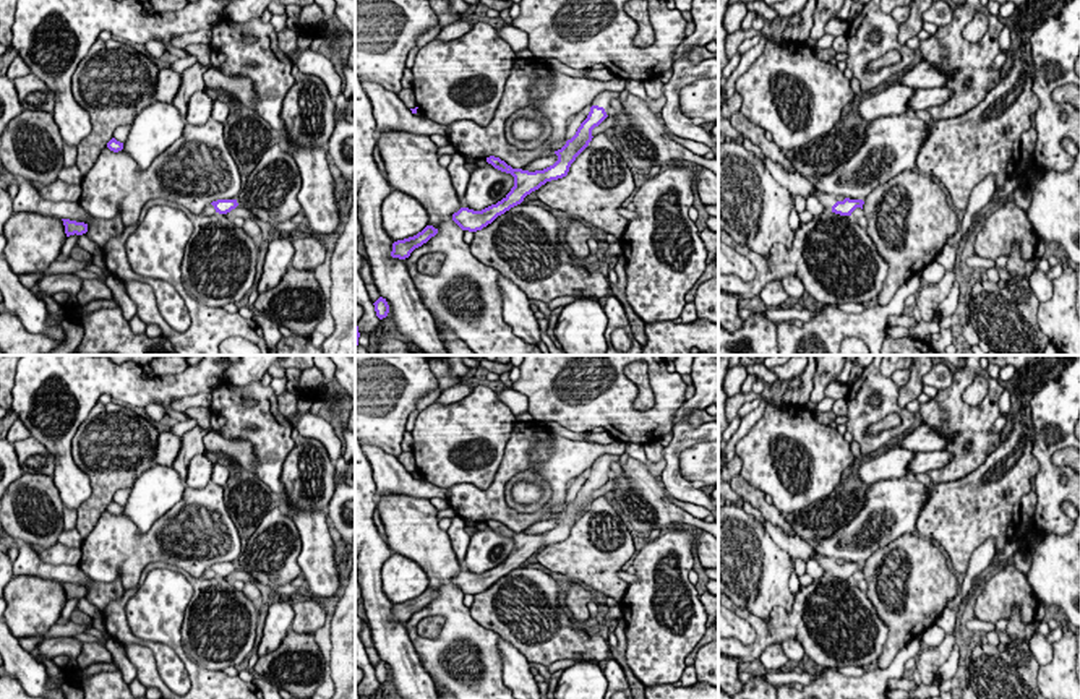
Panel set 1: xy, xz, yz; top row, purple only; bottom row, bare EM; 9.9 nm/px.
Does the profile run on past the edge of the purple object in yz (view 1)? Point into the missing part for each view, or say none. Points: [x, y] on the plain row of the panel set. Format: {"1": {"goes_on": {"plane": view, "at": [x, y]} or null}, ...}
{"1": {"goes_on": {"plane": "yz", "at": [797, 547]}}}

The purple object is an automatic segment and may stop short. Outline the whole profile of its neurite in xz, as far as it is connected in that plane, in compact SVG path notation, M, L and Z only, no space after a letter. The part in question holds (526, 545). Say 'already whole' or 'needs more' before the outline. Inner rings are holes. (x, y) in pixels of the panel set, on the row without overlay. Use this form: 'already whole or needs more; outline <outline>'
needs more; outline M603 454L592 464L587 482L581 487L576 498L566 504L566 508L555 514L558 524L543 534L522 534L512 532L499 521L490 519L486 525L495 532L511 537L514 540L514 550L511 555L496 568L491 568L482 574L461 571L452 577L452 584L469 595L477 595L491 587L498 579L504 577L511 571L521 568L527 558L538 553L542 548L551 543L558 543L568 538L571 527L592 504L592 493L598 490L608 478L606 474L611 470L611 464L618 462L619 456Z

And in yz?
needs more; outline M743 500L743 509L752 514L759 522L762 522L772 540L782 550L788 551L793 560L799 558L803 561L808 561L809 558L816 558L817 563L824 568L825 576L835 576L840 579L851 579L851 576L856 571L863 572L864 568L863 563L845 561L843 564L838 564L835 558L816 555L814 547L811 547L806 540L803 540L798 535L796 537L786 535L780 527L767 522L762 517L762 514L756 508L752 508L746 500Z

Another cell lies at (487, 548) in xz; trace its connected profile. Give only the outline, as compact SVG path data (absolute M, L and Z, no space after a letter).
M486 525L485 530L470 535L464 563L469 572L482 574L506 561L512 550L514 540L511 537L501 535Z

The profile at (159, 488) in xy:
M156 464L136 478L122 514L138 527L139 534L146 534L182 500L185 487L172 465Z

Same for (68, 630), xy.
M68 620L65 624L55 623L49 629L47 637L75 637L78 634L86 633L89 628L92 628L92 624L81 626Z

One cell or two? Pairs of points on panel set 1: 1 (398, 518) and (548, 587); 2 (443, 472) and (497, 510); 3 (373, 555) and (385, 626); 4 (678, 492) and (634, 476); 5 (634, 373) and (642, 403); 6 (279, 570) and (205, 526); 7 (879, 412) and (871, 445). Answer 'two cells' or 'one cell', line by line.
1: two cells
2: two cells
3: one cell
4: two cells
5: one cell
6: two cells
7: one cell

